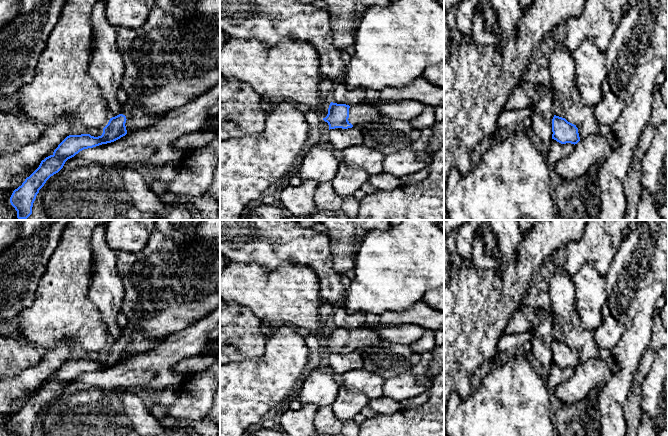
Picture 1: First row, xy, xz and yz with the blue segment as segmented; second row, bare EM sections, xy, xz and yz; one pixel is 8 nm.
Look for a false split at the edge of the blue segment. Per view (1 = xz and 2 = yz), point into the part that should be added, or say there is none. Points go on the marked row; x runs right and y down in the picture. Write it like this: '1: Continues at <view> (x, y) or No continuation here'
1: Continues at xz (386, 135)
2: No continuation here

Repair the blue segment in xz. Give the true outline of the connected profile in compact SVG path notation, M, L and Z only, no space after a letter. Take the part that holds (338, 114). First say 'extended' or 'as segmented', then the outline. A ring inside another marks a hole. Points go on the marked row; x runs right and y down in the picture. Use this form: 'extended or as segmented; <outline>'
extended; M369 101L351 106L331 102L323 120L328 123L329 130L360 127L363 144L385 156L412 147L409 134L413 127L409 121L388 118Z

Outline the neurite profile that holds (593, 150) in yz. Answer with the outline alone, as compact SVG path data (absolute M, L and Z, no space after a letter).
M611 131L607 136L601 133L591 135L575 144L571 155L554 165L555 172L565 179L573 179L587 174L593 165L601 166L613 152L617 141Z

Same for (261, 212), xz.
M279 203L274 205L260 205L249 210L242 220L284 220L287 216Z

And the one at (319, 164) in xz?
M330 141L322 146L309 146L297 171L302 181L313 180L317 184L331 182L340 167L334 149Z

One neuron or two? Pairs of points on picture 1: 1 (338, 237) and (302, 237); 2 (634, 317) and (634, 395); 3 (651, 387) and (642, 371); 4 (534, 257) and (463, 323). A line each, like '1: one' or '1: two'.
1: two
2: two
3: two
4: one

